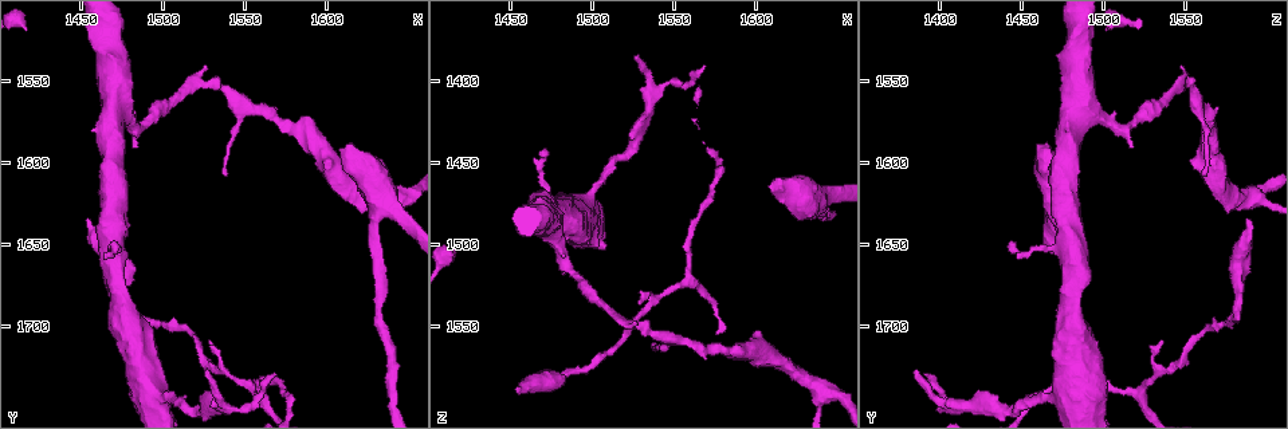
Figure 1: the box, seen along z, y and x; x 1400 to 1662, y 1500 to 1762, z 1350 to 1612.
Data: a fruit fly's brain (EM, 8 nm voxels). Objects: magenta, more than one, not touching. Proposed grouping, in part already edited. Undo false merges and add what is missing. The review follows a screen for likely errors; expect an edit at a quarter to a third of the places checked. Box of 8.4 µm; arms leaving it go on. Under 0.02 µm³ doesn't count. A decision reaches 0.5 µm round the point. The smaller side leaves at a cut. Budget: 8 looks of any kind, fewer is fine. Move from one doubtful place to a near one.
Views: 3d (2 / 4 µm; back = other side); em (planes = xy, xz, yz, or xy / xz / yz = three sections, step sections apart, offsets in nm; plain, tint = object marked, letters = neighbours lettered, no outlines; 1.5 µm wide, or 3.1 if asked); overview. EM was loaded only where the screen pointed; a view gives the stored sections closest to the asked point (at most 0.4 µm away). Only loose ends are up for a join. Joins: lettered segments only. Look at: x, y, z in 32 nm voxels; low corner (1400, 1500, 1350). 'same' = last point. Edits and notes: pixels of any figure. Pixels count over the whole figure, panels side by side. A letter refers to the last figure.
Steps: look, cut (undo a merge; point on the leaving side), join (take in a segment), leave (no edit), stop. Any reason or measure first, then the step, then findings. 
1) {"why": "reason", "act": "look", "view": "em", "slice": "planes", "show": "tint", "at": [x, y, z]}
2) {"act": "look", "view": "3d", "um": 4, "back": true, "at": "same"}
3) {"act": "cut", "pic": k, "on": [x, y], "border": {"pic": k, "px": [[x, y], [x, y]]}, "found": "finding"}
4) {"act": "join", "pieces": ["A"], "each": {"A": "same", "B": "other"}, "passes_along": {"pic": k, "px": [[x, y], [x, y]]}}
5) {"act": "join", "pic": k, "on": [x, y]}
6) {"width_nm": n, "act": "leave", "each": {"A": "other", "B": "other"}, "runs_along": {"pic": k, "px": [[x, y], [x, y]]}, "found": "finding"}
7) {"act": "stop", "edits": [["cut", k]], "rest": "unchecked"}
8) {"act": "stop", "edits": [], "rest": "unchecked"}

{"why": "thin end", "act": "look", "view": "em", "slice": "planes", "show": "letters", "at": [1526, 1726, 1384]}

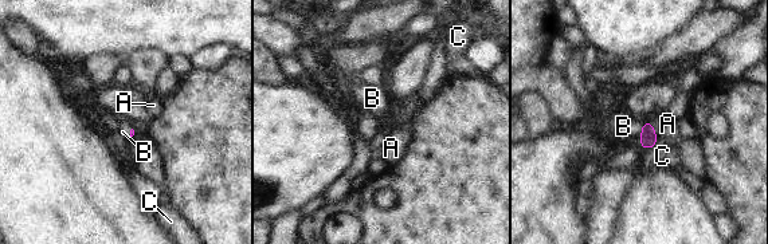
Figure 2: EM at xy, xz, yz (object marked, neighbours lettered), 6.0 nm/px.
{"act": "join", "pieces": ["B"], "each": {"A": "other", "B": "same", "C": "other"}, "found": "it goes on there"}

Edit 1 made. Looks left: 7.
{"why": "thick end", "act": "look", "view": "3d", "um": 4, "at": [1616, 1588, 1458]}

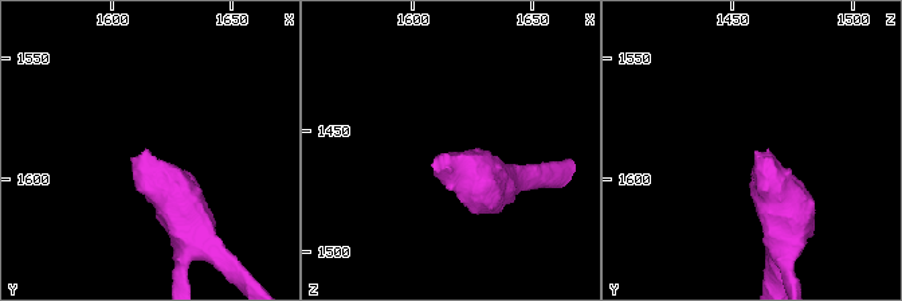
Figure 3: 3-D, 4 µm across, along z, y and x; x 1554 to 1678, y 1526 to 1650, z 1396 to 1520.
{"why": "now the EM", "act": "look", "view": "em", "slice": "xz", "step": 4, "show": "letters", "at": [1615, 1588, 1460]}

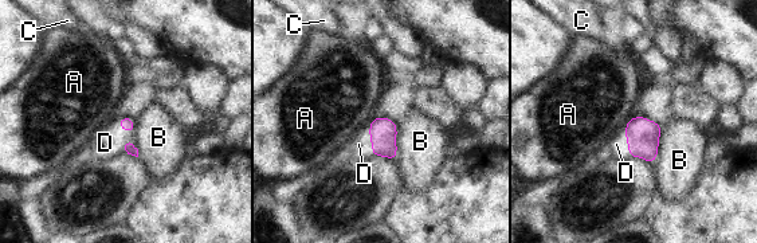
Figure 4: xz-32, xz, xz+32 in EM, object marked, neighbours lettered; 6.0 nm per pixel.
{"act": "look", "view": "em", "slice": "planes", "show": "letters", "at": "same"}

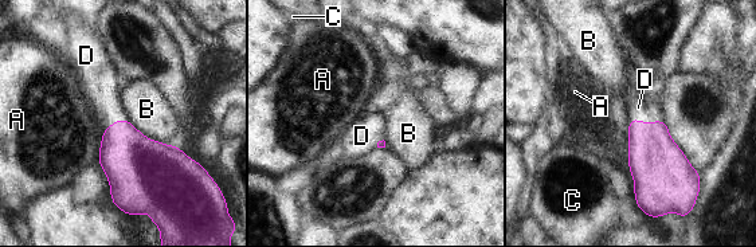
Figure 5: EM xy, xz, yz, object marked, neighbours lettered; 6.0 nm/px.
{"act": "join", "pieces": ["D"], "each": {"A": "other", "B": "other", "C": "other", "D": "same"}, "passes_along": {"pic": 5, "px": [[657, 164], [647, 124], [638, 108]]}, "found": "it goes on there"}

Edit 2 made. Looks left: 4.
{"act": "look", "view": "overview"}

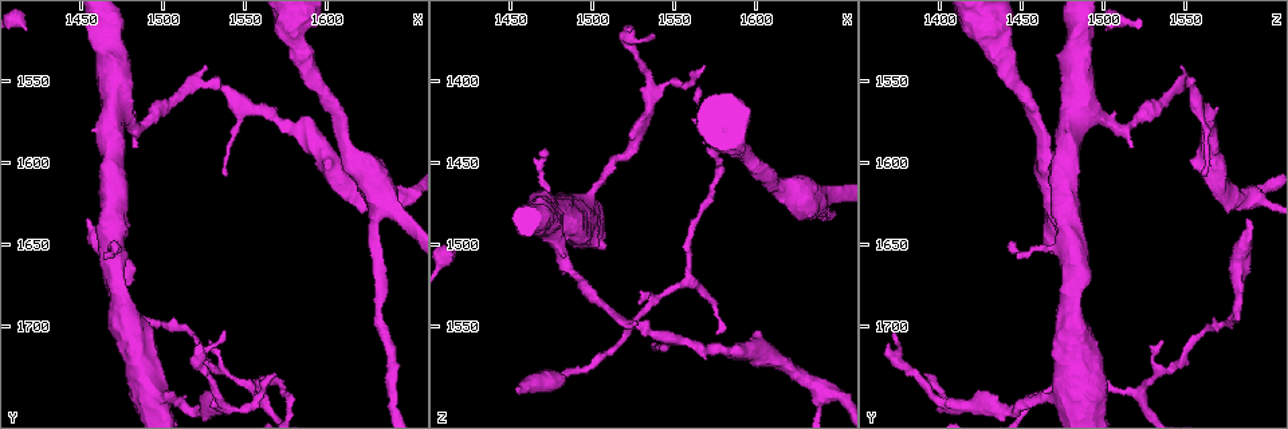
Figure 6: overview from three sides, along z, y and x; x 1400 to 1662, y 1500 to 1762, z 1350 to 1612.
{"act": "look", "view": "em", "slice": "planes", "show": "letters", "at": [1454, 1634, 1588]}

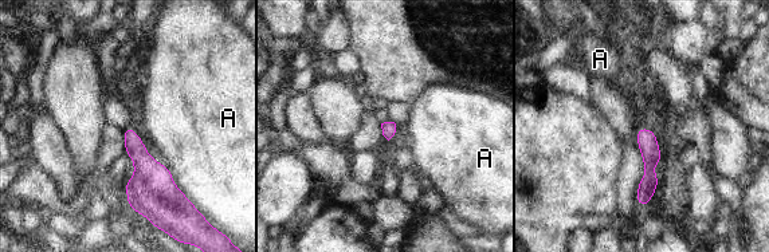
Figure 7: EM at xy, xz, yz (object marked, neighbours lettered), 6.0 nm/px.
{"act": "leave", "each": {"A": "other"}, "border": {"pic": 7, "px": [[165, 164], [175, 185], [189, 200]]}, "found": "none of them fits"}

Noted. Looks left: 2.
{"act": "stop", "edits": [["join", 2], ["join", 5]], "rest": "unchecked"}

